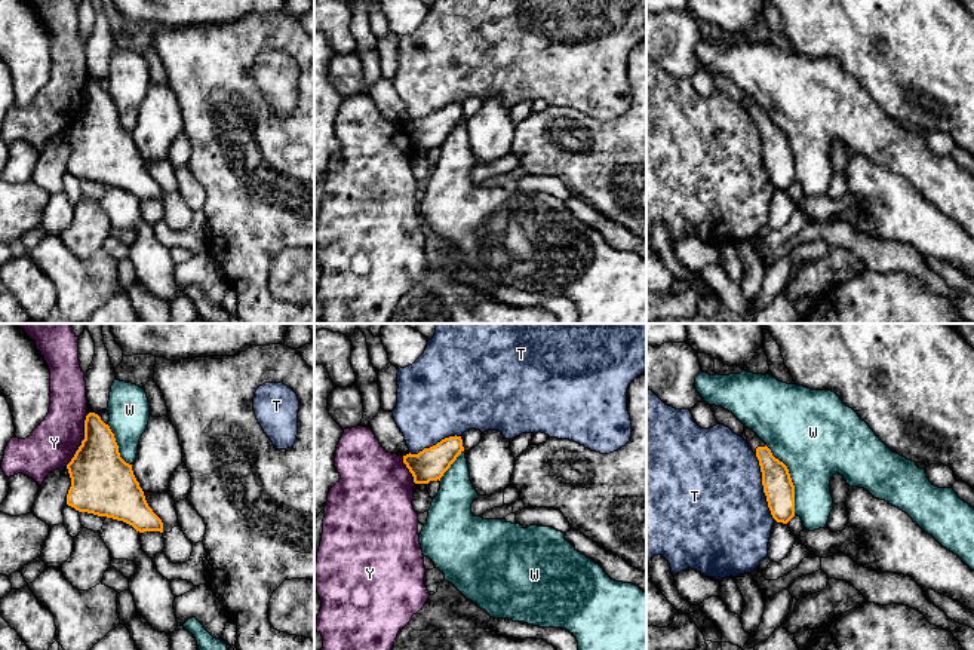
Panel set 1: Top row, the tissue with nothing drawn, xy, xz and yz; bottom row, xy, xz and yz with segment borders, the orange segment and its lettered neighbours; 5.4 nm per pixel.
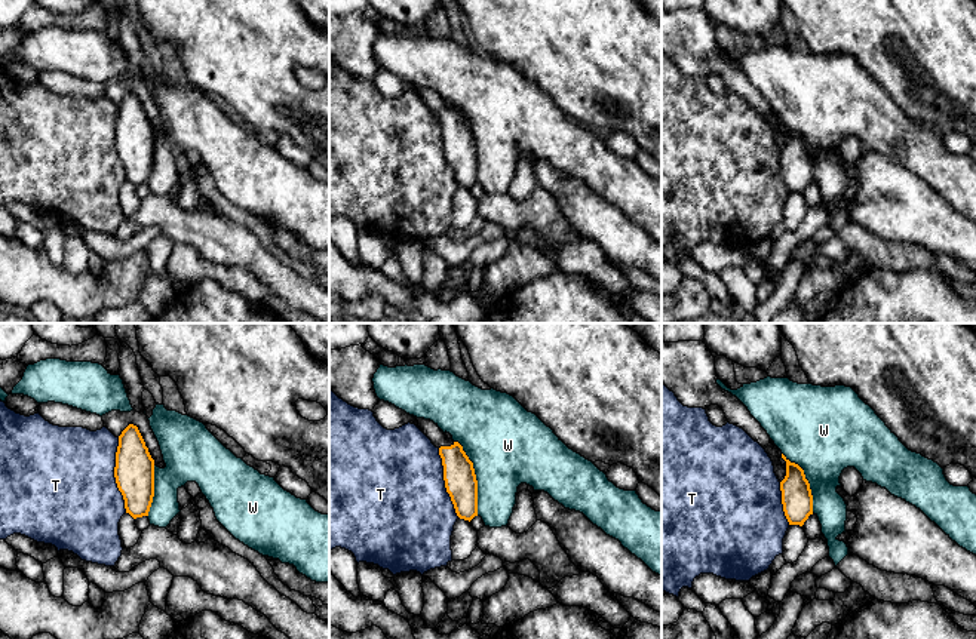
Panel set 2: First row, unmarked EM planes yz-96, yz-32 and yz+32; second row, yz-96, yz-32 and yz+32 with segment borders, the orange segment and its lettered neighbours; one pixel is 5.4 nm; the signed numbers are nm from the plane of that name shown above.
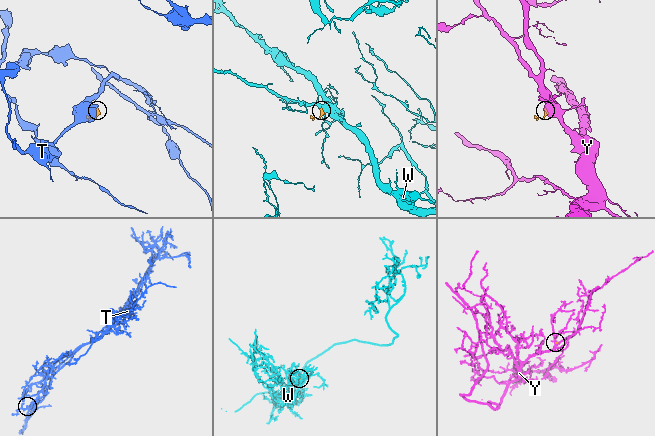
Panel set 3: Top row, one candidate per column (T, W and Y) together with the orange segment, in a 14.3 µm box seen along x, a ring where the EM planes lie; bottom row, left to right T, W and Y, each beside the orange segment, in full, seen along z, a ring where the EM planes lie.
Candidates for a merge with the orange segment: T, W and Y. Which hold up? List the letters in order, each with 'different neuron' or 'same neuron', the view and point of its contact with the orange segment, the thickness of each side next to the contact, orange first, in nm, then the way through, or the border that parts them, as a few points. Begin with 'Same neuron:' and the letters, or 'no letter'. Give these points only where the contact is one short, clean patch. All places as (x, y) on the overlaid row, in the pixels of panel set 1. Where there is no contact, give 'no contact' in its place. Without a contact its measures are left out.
Same neuron: no letter
T: different neuron | yz (764, 487) | 160/480 nm
W: different neuron | yz (790, 480) | 160/400 nm
Y: different neuron | xy (83, 440) | 340/260 nm

